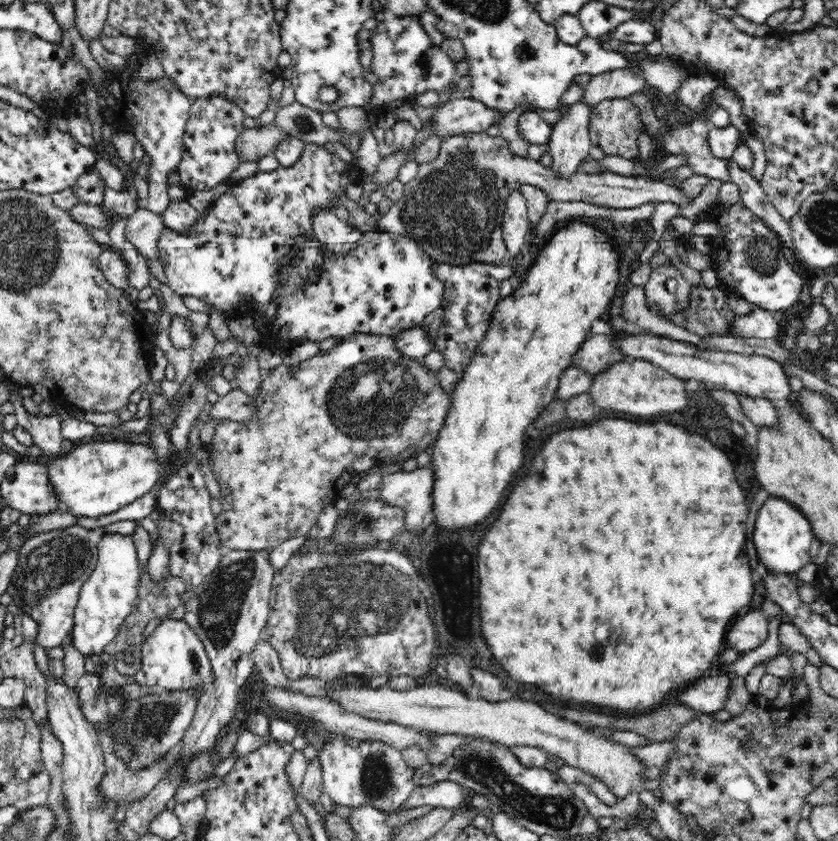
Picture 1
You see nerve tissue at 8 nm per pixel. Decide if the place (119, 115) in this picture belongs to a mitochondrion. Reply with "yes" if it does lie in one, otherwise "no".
no

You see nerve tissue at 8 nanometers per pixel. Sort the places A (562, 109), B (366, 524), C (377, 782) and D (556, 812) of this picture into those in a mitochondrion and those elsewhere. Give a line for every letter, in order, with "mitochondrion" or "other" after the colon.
A: other
B: mitochondrion
C: mitochondrion
D: mitochondrion

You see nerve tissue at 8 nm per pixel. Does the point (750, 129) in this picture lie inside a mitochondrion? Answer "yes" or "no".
no

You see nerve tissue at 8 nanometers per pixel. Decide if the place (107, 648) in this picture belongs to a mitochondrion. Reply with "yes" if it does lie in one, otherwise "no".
no

